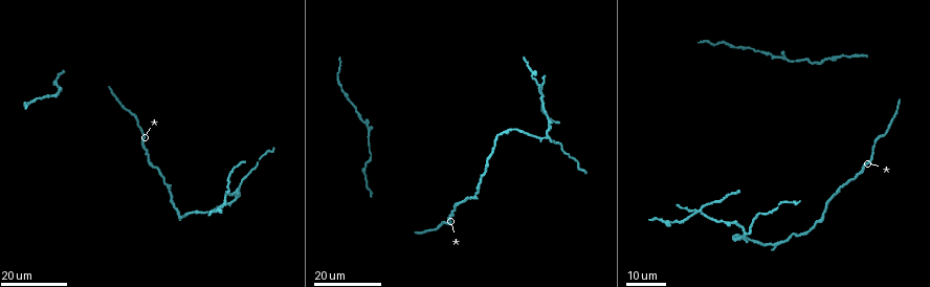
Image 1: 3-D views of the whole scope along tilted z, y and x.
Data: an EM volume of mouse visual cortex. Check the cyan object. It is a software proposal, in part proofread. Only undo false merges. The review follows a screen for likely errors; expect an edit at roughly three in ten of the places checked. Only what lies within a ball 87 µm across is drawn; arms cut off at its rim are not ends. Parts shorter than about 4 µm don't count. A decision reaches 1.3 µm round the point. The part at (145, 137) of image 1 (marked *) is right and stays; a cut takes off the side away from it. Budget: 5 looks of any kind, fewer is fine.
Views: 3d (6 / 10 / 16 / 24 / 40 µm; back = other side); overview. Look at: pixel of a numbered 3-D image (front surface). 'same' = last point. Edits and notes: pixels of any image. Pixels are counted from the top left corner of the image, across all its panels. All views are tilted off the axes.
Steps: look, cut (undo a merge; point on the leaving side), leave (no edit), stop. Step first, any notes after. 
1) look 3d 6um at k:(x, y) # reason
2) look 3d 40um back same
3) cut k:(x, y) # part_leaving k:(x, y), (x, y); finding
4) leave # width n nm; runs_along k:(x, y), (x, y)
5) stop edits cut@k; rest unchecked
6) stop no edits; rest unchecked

look 3d 16um at 1:(369, 126)

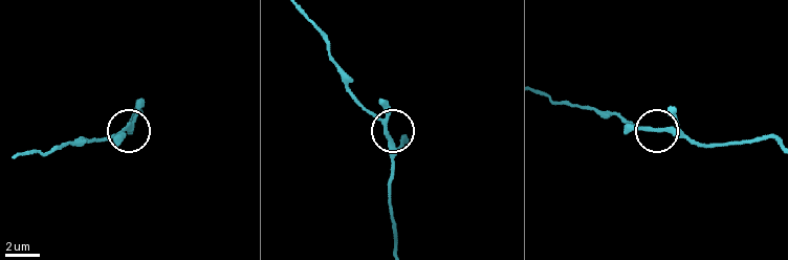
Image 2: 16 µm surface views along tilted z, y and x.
look 3d 6um at 2:(659, 128)

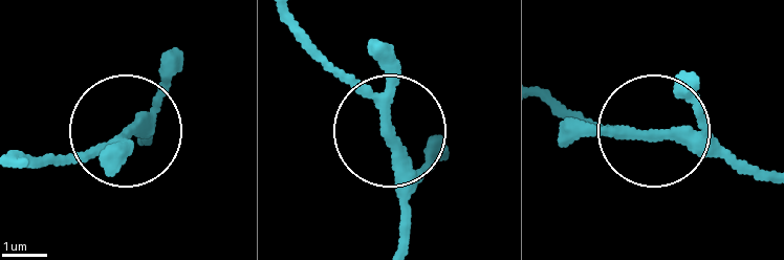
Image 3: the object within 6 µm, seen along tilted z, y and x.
leave # runs_along 3:(399, 238), (397, 142), (303, 36); one cell here

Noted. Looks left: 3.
look 3d 24um at 1:(547, 130) # calibre changes

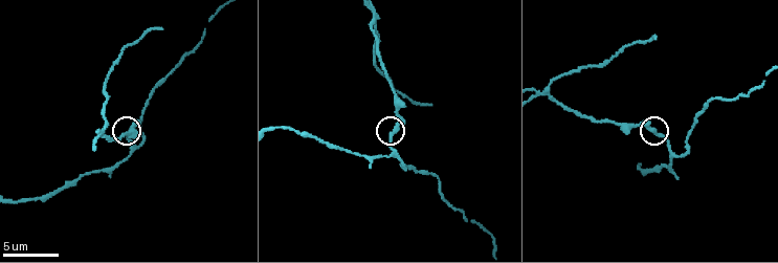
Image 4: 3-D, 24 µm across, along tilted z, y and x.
look 3d 10um at 4:(393, 134)

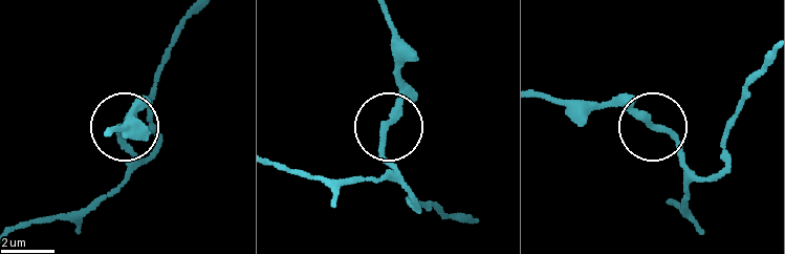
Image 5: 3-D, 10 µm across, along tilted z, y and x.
leave # runs_along 5:(669, 203), (684, 211), (675, 145), (628, 107), (603, 101); one cell here

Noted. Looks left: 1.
stop no edits; rest unchecked

